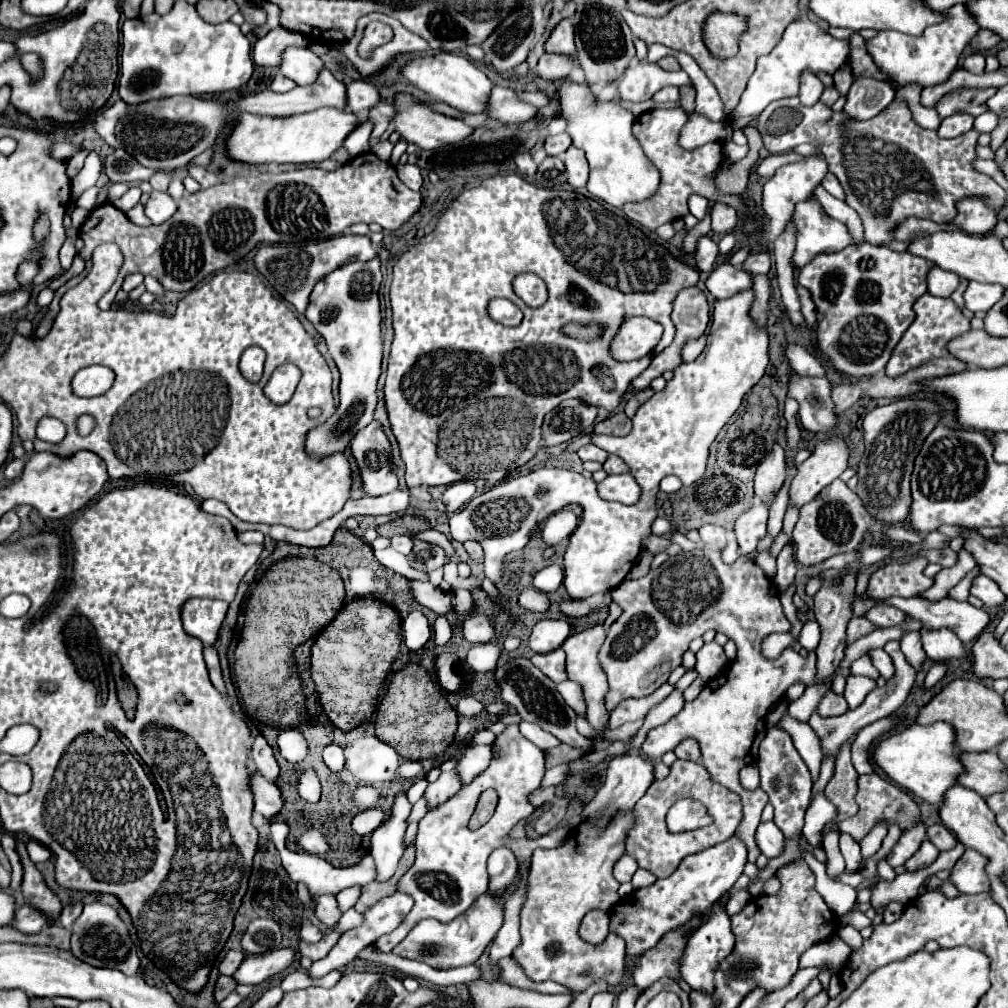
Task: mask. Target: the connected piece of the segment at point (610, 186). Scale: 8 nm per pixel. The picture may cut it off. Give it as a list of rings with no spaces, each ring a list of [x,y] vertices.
[[[563,81],[557,87],[557,101],[561,107],[561,117],[567,121],[567,133],[573,139],[573,145],[583,149],[589,161],[589,183],[587,191],[613,205],[621,207],[629,201],[643,201],[647,195],[653,195],[659,185],[659,171],[643,157],[639,141],[633,137],[633,113],[621,107],[617,101],[599,101],[587,83]]]

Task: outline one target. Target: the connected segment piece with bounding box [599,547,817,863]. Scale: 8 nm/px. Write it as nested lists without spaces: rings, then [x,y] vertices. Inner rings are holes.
[[[709,547],[683,551],[667,559],[647,577],[623,581],[611,591],[611,597],[621,605],[623,613],[609,627],[605,643],[599,651],[601,669],[609,681],[609,691],[605,695],[609,713],[623,699],[645,697],[647,693],[653,693],[655,687],[665,683],[665,675],[679,667],[689,643],[705,631],[713,629],[725,633],[737,643],[737,656],[729,669],[707,681],[699,697],[685,703],[675,717],[651,729],[641,749],[649,757],[661,759],[661,751],[673,751],[681,739],[697,739],[701,745],[703,765],[711,773],[711,779],[729,791],[735,791],[745,805],[743,823],[739,823],[739,831],[735,831],[735,835],[747,843],[749,861],[755,863],[761,855],[755,831],[769,799],[765,791],[747,791],[739,781],[739,771],[745,763],[753,763],[759,757],[759,745],[767,735],[767,707],[771,707],[773,701],[779,701],[793,683],[803,683],[807,687],[815,683],[815,650],[803,657],[787,647],[779,659],[765,659],[761,655],[763,637],[775,631],[789,631],[791,627],[783,615],[779,589],[767,579],[755,561],[739,557],[735,563],[727,565],[723,563],[721,553]]]

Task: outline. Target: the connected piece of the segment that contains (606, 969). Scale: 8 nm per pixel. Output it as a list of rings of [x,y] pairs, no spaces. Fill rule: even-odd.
[[[619,811],[611,825],[595,827],[593,821],[583,821],[579,827],[571,831],[567,841],[555,849],[535,849],[531,857],[531,871],[525,887],[525,903],[521,907],[521,937],[523,943],[515,949],[515,959],[523,965],[525,973],[539,983],[551,979],[561,985],[566,985],[575,994],[581,993],[593,985],[595,981],[605,981],[611,989],[621,987],[625,981],[625,941],[617,933],[609,933],[607,939],[599,945],[591,945],[579,937],[581,919],[593,909],[611,909],[617,901],[619,881],[613,877],[615,861],[625,853],[625,839],[635,827],[635,813]]]

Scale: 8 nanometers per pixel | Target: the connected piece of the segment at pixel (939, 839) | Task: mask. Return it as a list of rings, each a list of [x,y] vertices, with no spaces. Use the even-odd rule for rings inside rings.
[[[931,825],[927,829],[927,837],[935,843],[935,847],[939,851],[949,851],[949,849],[953,849],[957,845],[955,835],[947,827],[943,827],[943,825]]]

